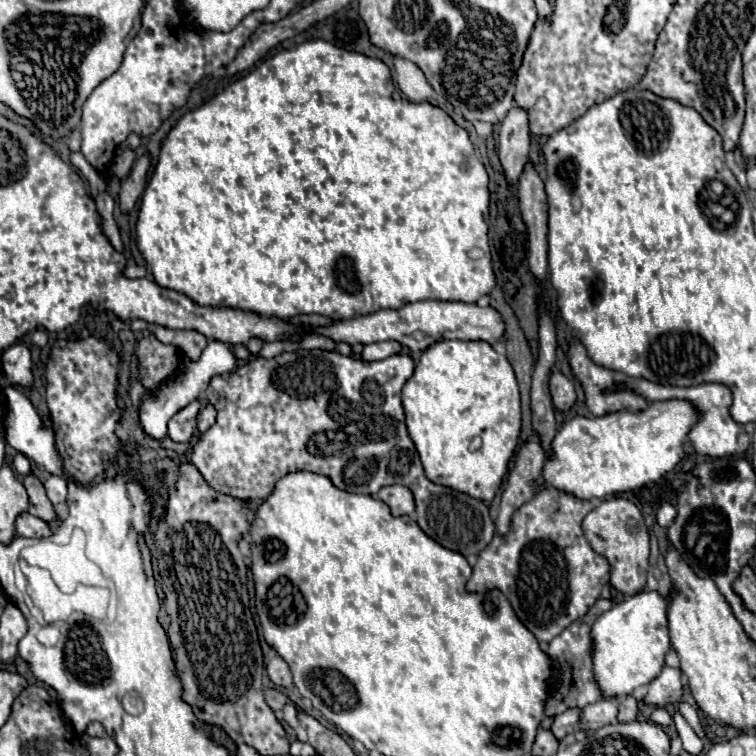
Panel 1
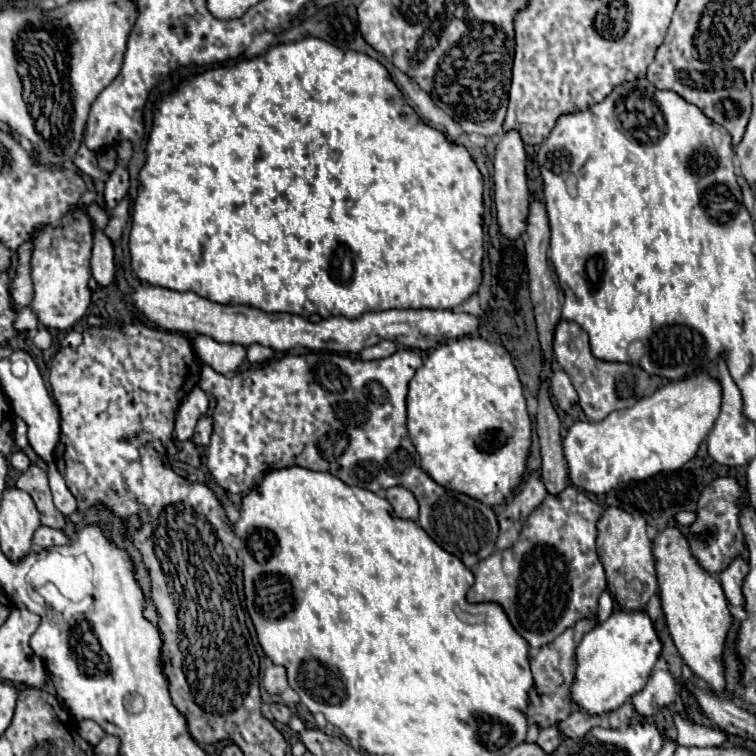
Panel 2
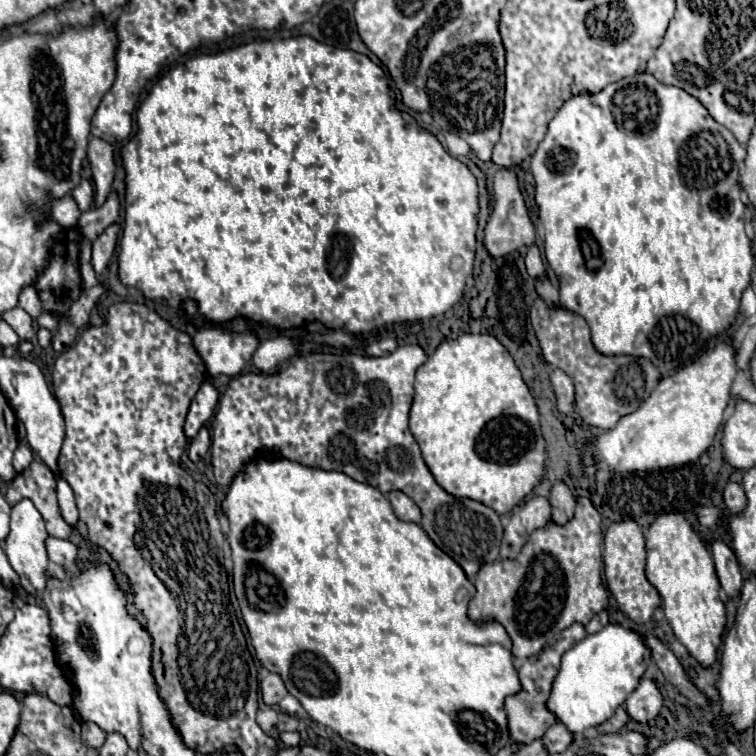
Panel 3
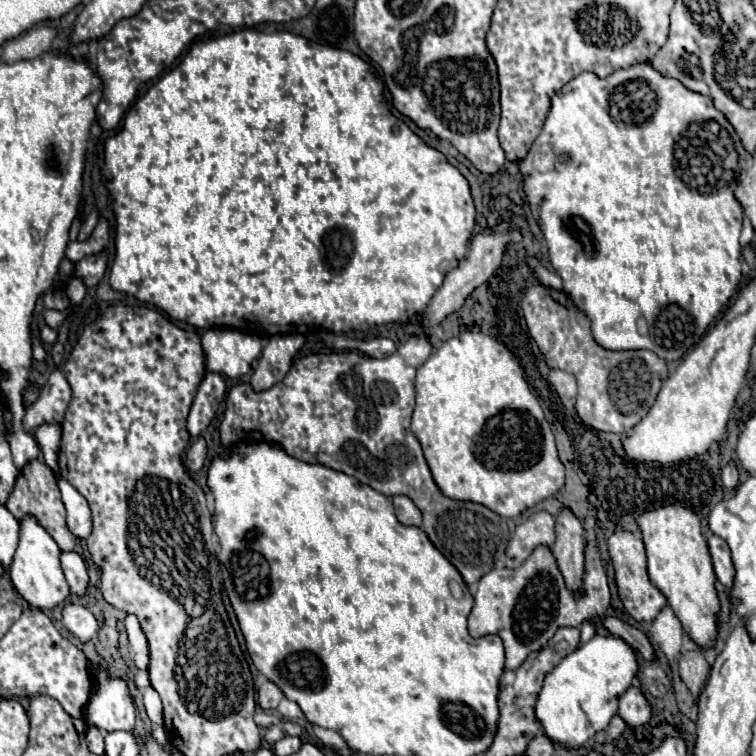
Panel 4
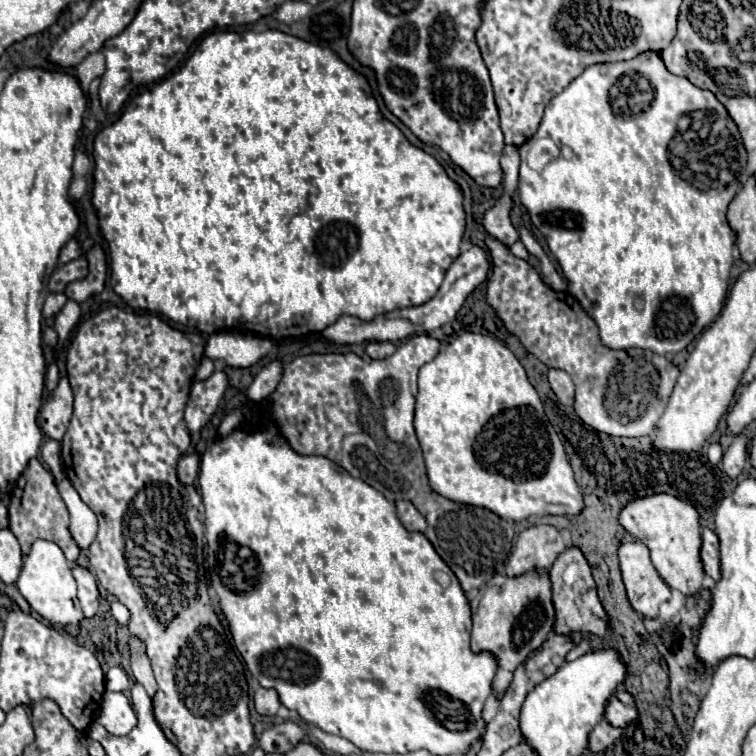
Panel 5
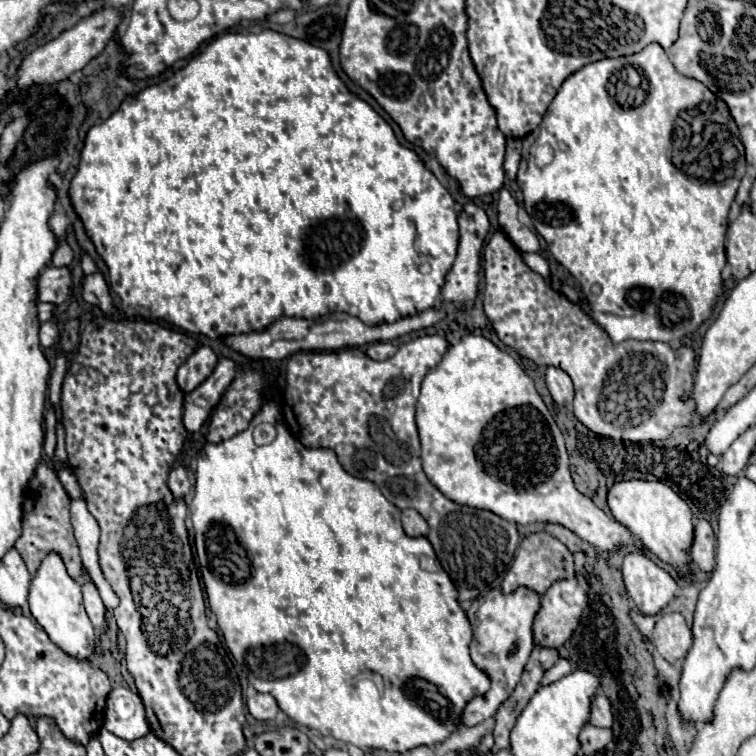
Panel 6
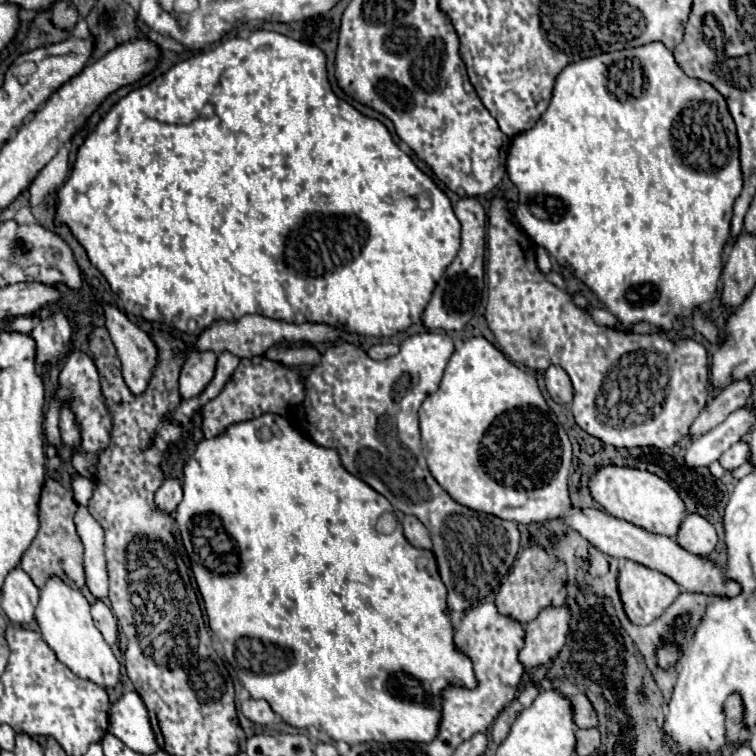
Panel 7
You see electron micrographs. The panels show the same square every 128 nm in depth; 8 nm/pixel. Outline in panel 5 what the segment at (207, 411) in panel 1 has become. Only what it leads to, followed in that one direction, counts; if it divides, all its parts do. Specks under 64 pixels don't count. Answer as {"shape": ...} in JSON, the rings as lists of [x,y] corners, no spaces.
{"shape":[[[184,454],[178,462],[178,478],[182,484],[194,484],[200,468],[198,454]]]}

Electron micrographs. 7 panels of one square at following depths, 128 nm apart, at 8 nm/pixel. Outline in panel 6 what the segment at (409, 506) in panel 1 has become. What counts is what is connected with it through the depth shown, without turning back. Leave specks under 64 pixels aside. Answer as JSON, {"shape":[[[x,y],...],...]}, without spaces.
{"shape":[[[412,508],[402,510],[402,524],[404,524],[404,532],[408,536],[426,536],[428,534],[426,520]]]}

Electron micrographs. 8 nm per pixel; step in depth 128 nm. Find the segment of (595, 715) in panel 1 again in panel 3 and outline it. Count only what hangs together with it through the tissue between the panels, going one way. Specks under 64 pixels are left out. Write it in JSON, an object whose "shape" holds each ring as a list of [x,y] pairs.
{"shape":[[[556,722],[552,728],[548,728],[542,742],[548,746],[548,752],[554,754],[554,744],[570,744],[572,738],[574,738],[574,734],[568,732],[568,728],[564,728],[564,724]]]}

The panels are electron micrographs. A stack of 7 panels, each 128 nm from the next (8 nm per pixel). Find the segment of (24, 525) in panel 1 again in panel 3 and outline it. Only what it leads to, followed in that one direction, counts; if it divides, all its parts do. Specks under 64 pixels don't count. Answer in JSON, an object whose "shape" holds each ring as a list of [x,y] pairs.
{"shape":[[[48,536],[46,552],[48,552],[48,560],[62,566],[64,570],[72,570],[74,564],[76,564],[76,552],[78,550],[70,540]]]}

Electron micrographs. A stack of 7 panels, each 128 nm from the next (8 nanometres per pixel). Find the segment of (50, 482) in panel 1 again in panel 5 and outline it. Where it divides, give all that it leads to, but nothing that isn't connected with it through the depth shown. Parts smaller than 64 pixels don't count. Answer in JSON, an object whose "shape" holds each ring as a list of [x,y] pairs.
{"shape":[[[70,480],[58,482],[58,490],[70,512],[70,534],[74,536],[76,544],[82,550],[86,550],[94,542],[96,532],[98,532],[96,514],[82,502],[82,498],[78,496],[78,492],[70,484]]]}

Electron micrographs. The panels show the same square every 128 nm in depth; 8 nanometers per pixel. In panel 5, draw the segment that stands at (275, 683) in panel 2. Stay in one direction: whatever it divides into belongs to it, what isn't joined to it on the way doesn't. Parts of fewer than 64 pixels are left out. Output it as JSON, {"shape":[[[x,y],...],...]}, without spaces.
{"shape":[[[258,688],[256,694],[254,694],[254,706],[256,706],[258,714],[274,716],[280,708],[278,692],[274,688]]]}

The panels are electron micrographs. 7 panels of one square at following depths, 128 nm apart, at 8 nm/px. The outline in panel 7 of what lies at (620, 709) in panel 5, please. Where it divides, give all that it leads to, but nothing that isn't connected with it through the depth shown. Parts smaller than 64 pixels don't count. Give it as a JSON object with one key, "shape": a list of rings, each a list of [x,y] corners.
{"shape":[[[584,692],[572,696],[574,700],[574,722],[580,728],[594,728],[598,726],[598,714],[594,710],[594,706],[590,704],[590,700],[586,698]]]}

